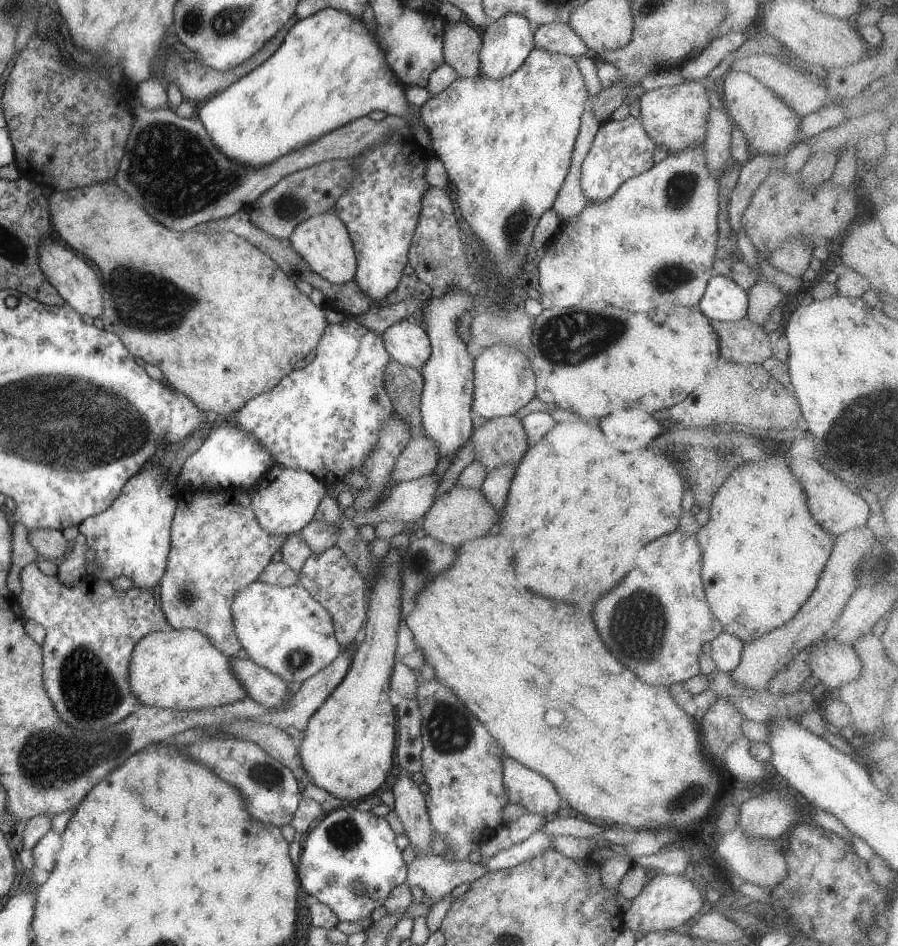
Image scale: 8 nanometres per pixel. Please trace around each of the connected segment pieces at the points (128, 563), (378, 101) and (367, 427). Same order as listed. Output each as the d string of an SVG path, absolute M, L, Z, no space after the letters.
M146 463L122 487L118 498L100 514L85 518L79 524L79 532L87 538L90 549L94 550L101 571L94 575L103 581L112 582L116 577L130 577L136 587L153 592L154 585L159 584L164 574L170 550L171 526L178 503L175 498L176 486L166 479L169 474L162 465Z
M326 7L296 21L288 29L278 50L254 70L206 101L198 110L198 119L222 154L250 168L258 168L272 164L291 150L308 145L374 110L404 117L413 128L414 142L434 156L429 132L419 119L419 110L407 101L404 86L389 67L375 34L364 28L361 20L349 12Z
M350 317L342 324L328 324L315 350L314 360L302 369L294 369L268 392L249 400L227 419L249 435L255 436L264 450L275 460L274 465L312 474L327 488L345 488L344 481L365 466L365 460L377 448L381 426L394 412L385 389L384 369L392 360L381 335L360 326L358 317Z

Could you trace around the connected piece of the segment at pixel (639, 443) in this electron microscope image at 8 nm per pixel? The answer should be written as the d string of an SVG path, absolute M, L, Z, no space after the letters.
M628 409L604 416L604 420L600 420L600 428L608 442L620 452L636 452L648 446L665 430L654 414Z

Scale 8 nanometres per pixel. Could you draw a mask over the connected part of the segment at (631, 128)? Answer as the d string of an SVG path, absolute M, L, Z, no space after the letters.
M631 115L621 121L604 121L595 134L591 149L581 166L581 187L590 202L606 200L629 178L638 176L654 166L653 156L657 150L648 136L641 120Z

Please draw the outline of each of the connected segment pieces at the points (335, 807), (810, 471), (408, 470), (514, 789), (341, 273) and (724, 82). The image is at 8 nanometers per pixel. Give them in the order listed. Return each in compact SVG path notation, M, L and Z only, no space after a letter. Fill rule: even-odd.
M331 804L320 824L302 838L302 854L297 867L300 884L308 894L316 896L320 903L328 906L340 921L356 922L368 918L375 908L385 904L394 887L407 880L407 866L402 859L402 851L394 843L396 836L384 817L372 816L371 811L360 811L348 804ZM357 882L366 886L366 896L358 896L354 892L353 884Z
M797 457L790 461L790 469L802 483L807 494L808 506L812 516L826 531L835 537L844 531L866 525L870 516L870 507L857 491L853 491L845 480L833 475L821 465L818 458Z
M422 433L412 436L399 452L394 468L390 471L390 486L434 473L439 459L437 444L428 435Z
M504 758L502 780L509 798L530 813L553 817L560 808L560 795L552 782L512 758Z
M335 212L316 214L303 220L289 236L293 249L326 280L334 284L354 280L357 258L346 225Z
M729 70L720 81L720 92L726 112L735 126L744 131L752 155L788 154L791 146L798 144L797 134L801 116L772 90L767 89L757 78L742 71Z

